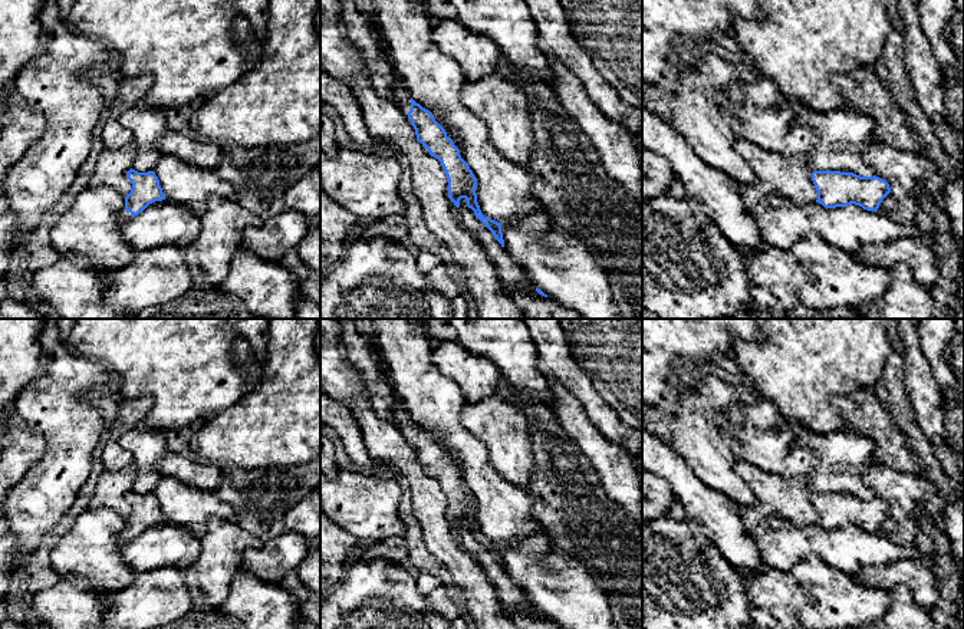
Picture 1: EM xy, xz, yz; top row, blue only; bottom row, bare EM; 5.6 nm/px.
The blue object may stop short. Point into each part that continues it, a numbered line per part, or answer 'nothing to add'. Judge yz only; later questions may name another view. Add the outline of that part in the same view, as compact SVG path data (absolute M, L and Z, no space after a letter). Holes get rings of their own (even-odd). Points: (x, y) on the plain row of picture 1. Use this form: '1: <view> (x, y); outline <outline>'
nothing to add

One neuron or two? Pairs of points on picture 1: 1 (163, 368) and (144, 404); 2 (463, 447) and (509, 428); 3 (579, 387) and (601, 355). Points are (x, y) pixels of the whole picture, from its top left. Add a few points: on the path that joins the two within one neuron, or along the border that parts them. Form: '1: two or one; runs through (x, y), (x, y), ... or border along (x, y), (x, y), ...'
1: two; border along (148, 395), (151, 408), (141, 424)
2: two; border along (461, 411), (461, 422), (486, 447), (496, 470)
3: two; border along (568, 345), (576, 364), (606, 401)

